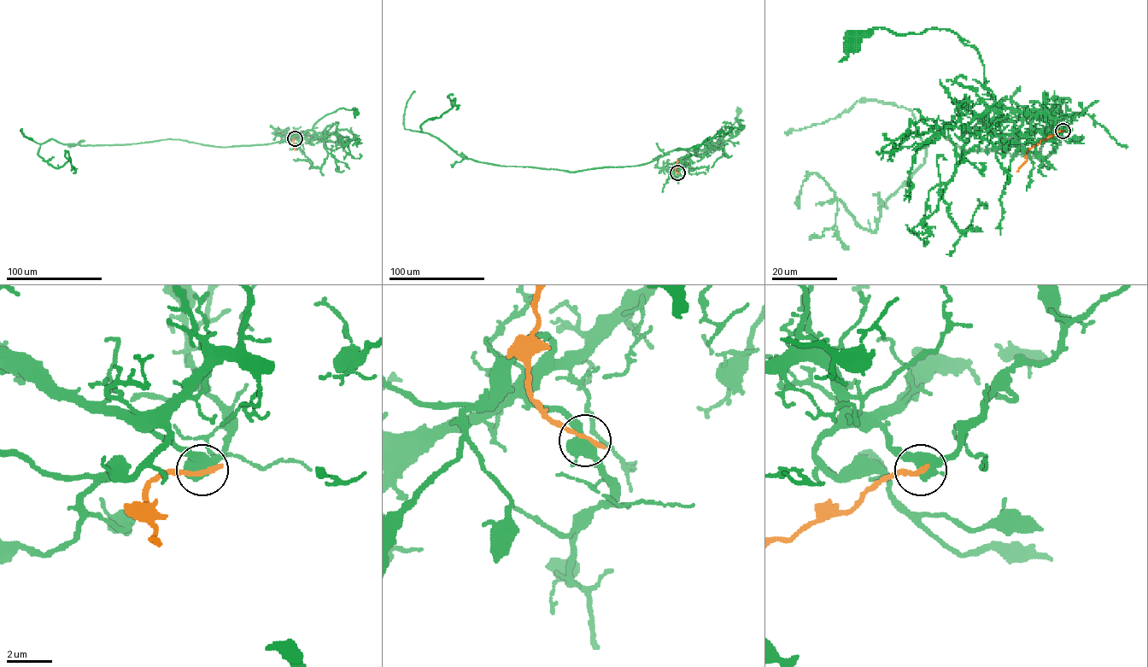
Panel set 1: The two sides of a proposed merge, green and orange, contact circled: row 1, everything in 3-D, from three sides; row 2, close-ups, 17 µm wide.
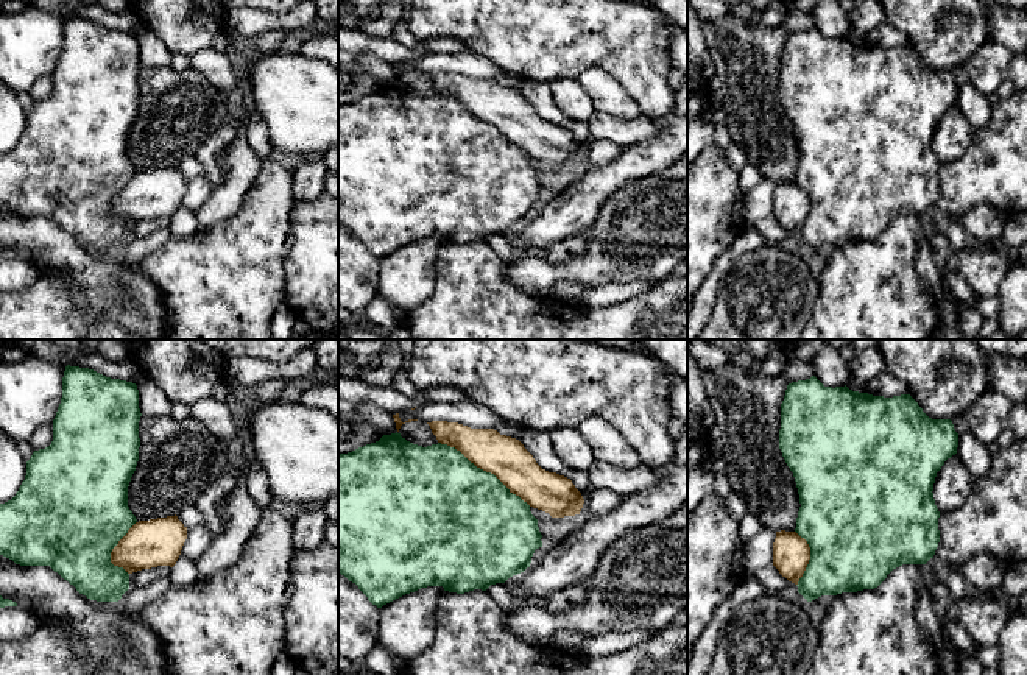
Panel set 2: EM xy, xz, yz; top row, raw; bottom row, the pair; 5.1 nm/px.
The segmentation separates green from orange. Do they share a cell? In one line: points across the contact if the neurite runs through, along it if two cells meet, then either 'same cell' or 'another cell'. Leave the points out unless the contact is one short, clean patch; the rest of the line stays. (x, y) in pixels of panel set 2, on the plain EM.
another cell

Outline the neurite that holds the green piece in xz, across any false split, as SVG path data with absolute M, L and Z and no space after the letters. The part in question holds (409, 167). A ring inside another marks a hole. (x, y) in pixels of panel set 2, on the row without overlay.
M396 83L383 86L376 94L338 106L338 223L355 234L377 259L427 237L443 237L444 242L464 245L474 240L486 242L491 235L505 234L510 228L530 218L535 201L542 198L541 189L538 170L531 165L530 156L513 145L494 125L471 114L455 98L441 94L422 98L407 92Z

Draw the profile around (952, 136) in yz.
M955 104L937 123L933 150L940 165L960 159L974 139L974 128Z

